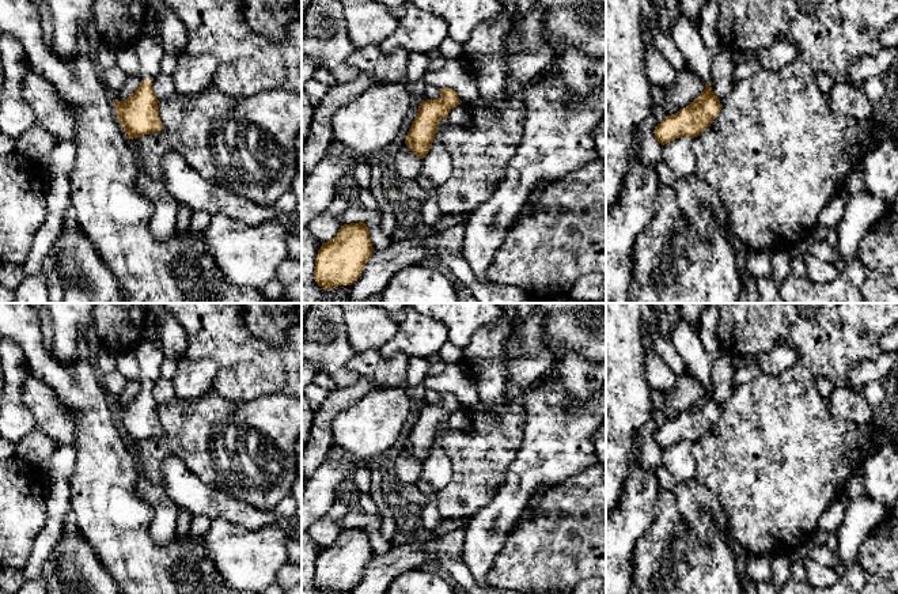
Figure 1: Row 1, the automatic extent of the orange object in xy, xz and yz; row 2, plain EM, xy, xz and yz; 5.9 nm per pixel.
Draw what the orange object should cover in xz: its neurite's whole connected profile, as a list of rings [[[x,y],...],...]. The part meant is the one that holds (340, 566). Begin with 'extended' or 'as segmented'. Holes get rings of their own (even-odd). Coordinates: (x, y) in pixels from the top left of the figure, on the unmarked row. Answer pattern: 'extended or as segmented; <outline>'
as segmented; [[[365,527],[344,529],[337,540],[323,546],[315,563],[314,584],[325,593],[353,589],[374,557]]]

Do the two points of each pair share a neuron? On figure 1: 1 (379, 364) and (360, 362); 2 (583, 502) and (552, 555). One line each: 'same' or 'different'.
1: same
2: same

